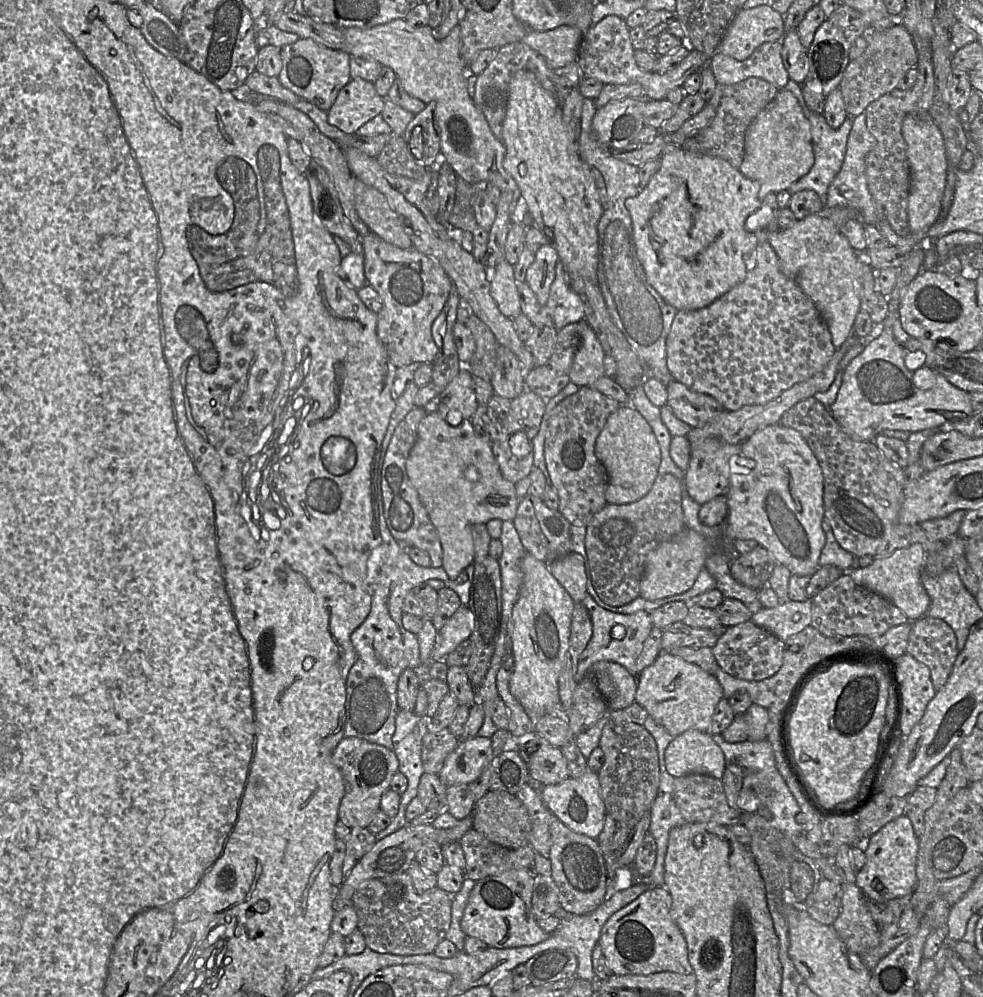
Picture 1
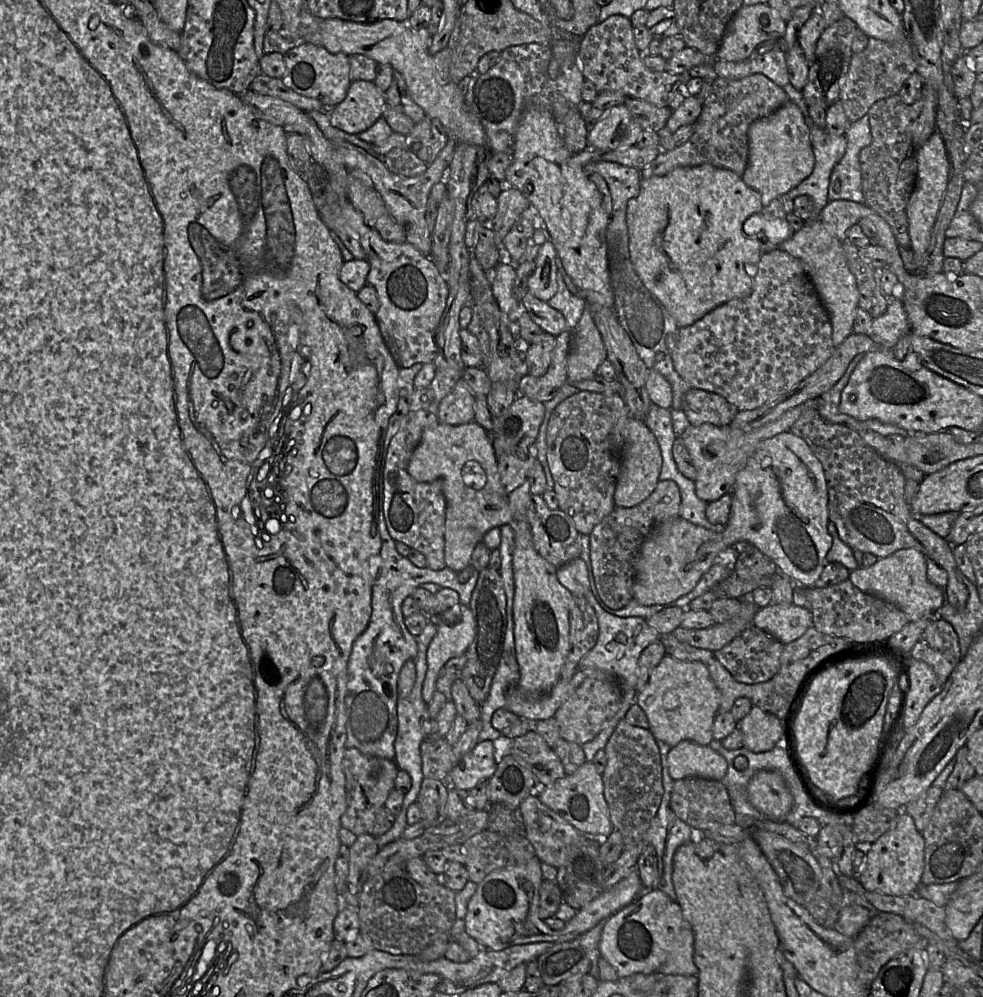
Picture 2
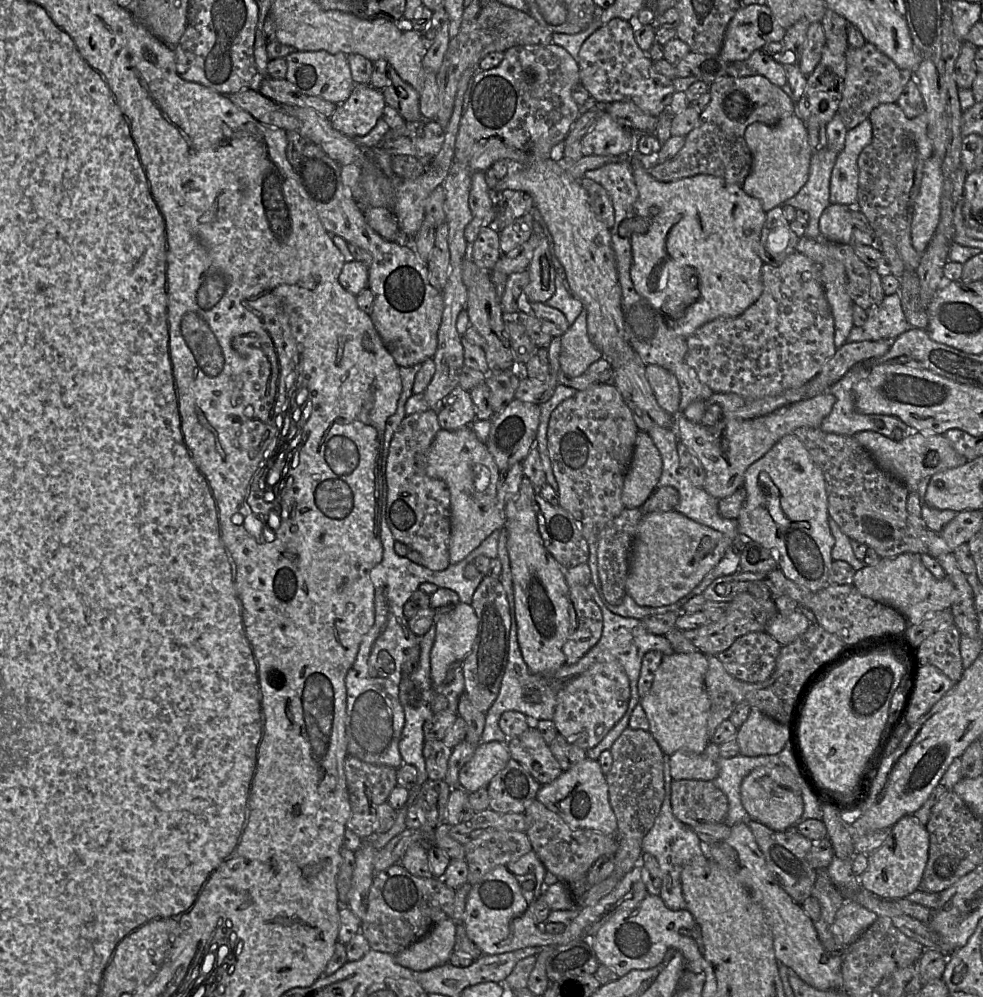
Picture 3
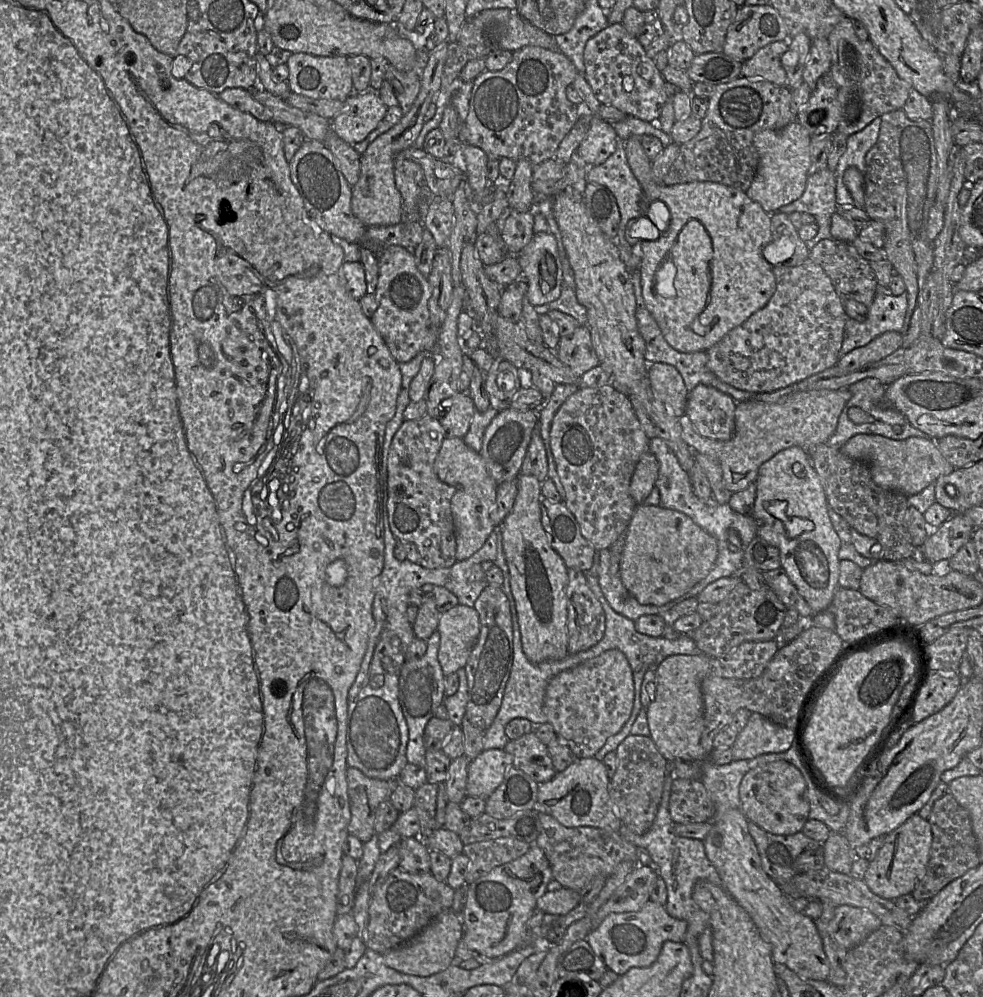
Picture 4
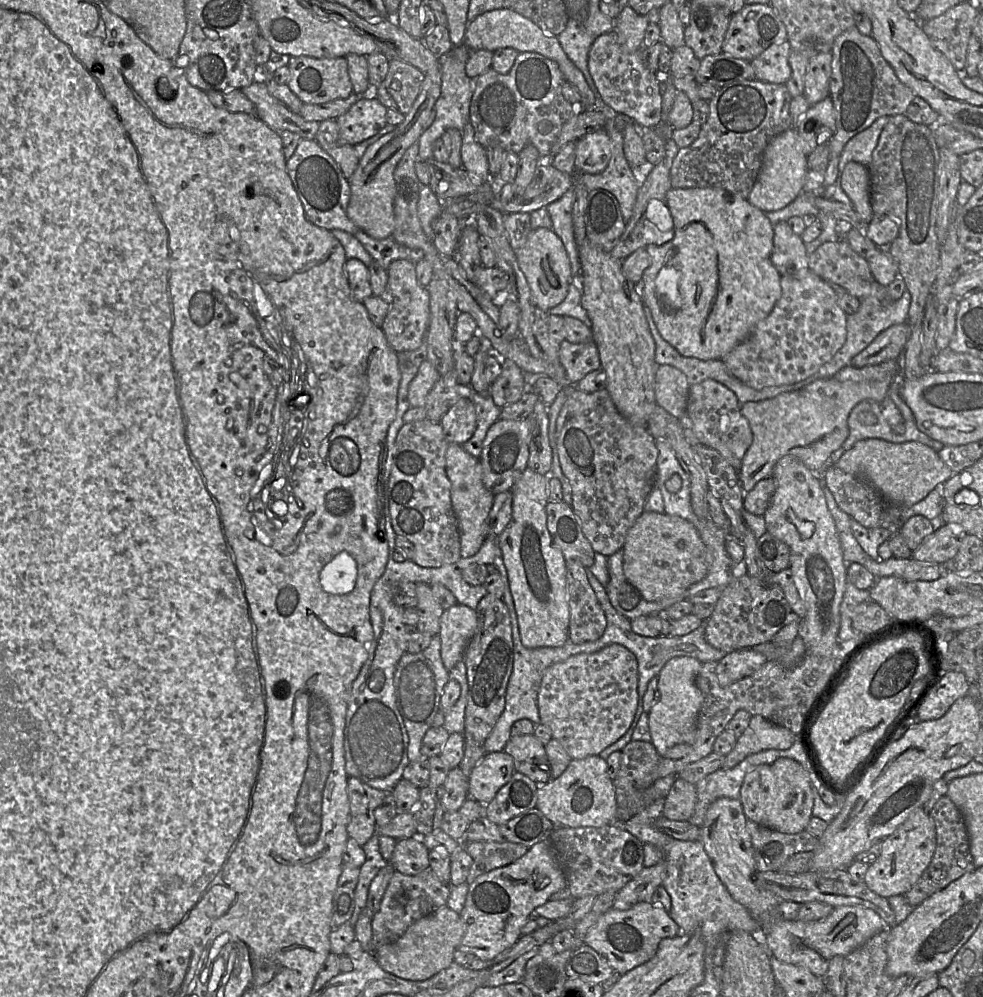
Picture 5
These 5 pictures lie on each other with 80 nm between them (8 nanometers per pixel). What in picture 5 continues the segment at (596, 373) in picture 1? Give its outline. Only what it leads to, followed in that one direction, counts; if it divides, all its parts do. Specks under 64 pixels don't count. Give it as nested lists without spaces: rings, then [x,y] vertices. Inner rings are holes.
[[[564,340],[559,347],[559,357],[569,382],[575,385],[588,373],[601,368],[594,341],[574,344]]]

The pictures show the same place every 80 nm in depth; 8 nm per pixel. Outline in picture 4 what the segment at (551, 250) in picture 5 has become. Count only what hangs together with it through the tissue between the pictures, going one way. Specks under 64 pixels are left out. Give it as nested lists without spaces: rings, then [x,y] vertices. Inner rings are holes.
[[[549,232],[533,235],[531,241],[518,253],[522,276],[527,281],[526,298],[534,306],[544,306],[557,300],[561,294],[563,270],[558,254],[557,242]]]

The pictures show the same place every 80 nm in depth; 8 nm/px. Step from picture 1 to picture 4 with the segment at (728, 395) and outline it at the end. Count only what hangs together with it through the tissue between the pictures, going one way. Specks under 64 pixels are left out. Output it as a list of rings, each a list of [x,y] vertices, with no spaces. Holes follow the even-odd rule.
[[[810,258],[798,266],[787,266],[785,264],[773,266],[773,273],[776,280],[776,290],[769,302],[763,308],[752,314],[743,324],[729,331],[719,342],[706,351],[708,355],[707,366],[721,381],[737,389],[756,394],[773,392],[785,388],[835,366],[839,359],[838,353],[844,340],[845,325],[848,319],[843,305],[843,298],[835,291],[825,271],[819,265],[812,262]]]

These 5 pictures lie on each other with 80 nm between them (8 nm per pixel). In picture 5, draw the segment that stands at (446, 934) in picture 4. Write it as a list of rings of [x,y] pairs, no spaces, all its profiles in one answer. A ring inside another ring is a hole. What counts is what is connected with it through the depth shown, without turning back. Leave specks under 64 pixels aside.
[[[445,905],[416,921],[399,939],[373,953],[384,971],[405,980],[425,981],[451,965],[463,936],[464,924],[460,914]]]

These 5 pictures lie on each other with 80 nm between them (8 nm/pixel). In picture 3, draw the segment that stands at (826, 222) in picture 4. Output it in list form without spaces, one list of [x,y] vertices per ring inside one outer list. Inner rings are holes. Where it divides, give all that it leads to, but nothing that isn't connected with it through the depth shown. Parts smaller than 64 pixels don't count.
[[[828,147],[812,154],[807,182],[795,196],[784,202],[784,205],[809,214],[805,232],[808,238],[821,238],[819,220],[823,211],[831,204],[830,180],[837,157],[838,153]]]

